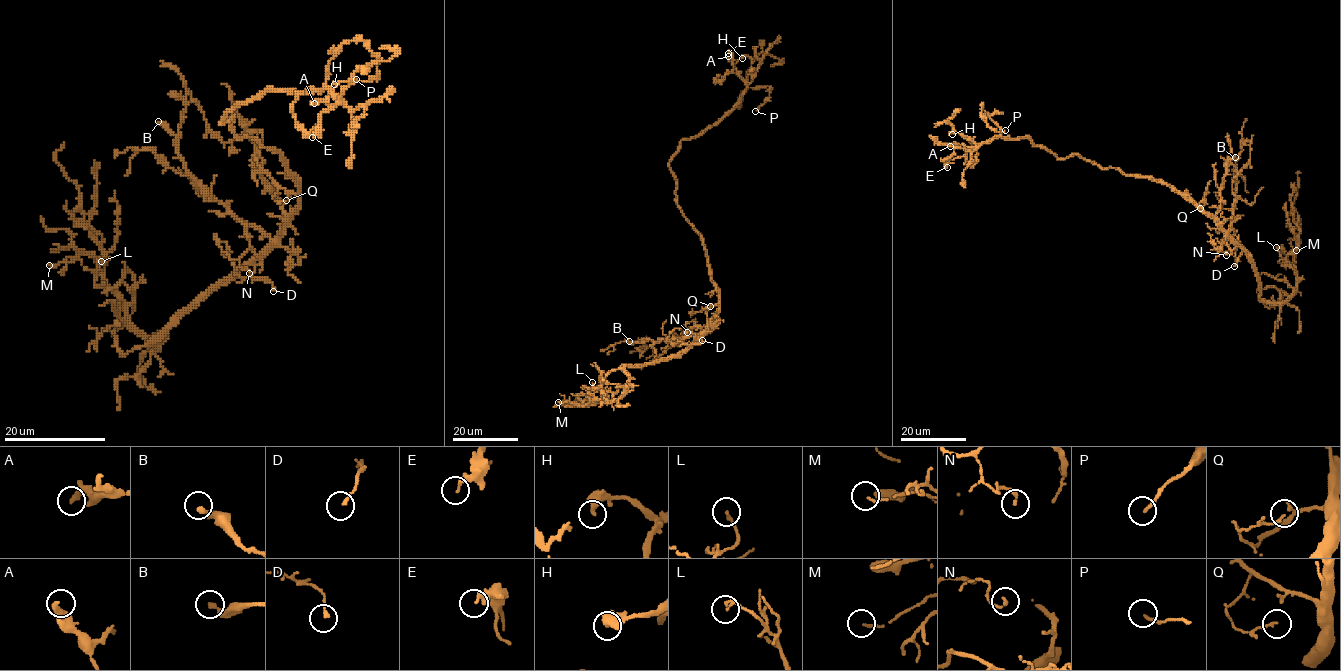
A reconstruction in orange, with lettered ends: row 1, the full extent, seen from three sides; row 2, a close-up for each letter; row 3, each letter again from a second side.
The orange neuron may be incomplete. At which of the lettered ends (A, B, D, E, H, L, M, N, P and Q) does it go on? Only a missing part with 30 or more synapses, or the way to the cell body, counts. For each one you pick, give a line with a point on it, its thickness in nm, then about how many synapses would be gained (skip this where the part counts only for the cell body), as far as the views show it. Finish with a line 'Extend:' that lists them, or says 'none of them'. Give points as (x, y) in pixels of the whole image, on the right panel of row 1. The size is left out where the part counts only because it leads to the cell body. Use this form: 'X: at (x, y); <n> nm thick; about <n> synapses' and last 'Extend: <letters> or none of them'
Extend: none of them

